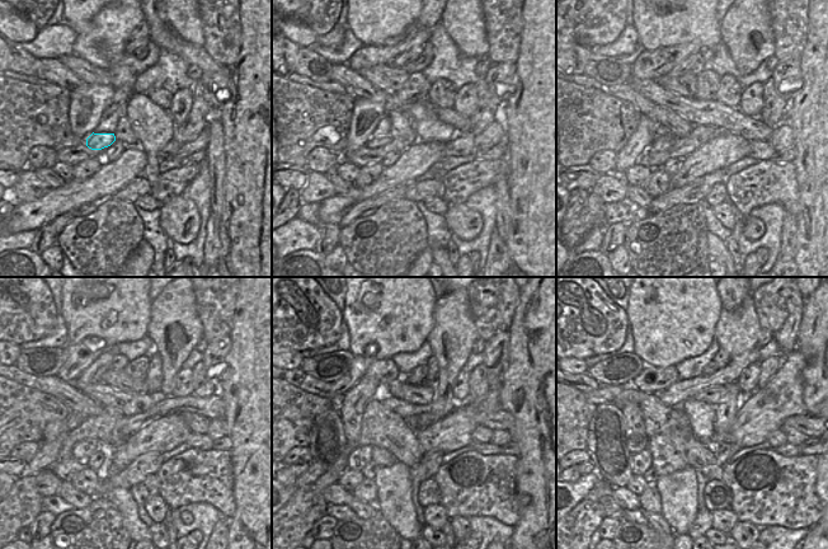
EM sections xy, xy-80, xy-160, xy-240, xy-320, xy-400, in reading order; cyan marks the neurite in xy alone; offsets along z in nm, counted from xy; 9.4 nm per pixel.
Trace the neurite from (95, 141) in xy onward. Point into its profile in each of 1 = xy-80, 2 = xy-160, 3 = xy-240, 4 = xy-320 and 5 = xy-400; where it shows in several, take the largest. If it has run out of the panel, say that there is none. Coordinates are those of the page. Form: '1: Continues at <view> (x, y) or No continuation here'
1: Continues at xy-80 (381, 141)
2: Continues at xy-160 (657, 145)
3: Continues at xy-240 (81, 450)
4: Continues at xy-320 (360, 456)
5: Continues at xy-400 (641, 461)

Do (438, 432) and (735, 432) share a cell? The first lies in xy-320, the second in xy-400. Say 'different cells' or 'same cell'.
same cell

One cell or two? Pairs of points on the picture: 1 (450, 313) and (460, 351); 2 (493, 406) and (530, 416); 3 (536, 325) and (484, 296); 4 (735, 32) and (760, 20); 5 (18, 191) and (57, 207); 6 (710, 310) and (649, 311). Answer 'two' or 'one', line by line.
1: one
2: two
3: two
4: one
5: two
6: one

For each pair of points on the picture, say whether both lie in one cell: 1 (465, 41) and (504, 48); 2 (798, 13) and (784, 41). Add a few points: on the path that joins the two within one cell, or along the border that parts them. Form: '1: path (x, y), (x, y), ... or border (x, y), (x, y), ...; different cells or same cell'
1: border (483, 15), (488, 55); different cells
2: path (793, 19), (789, 23), (789, 34); same cell

